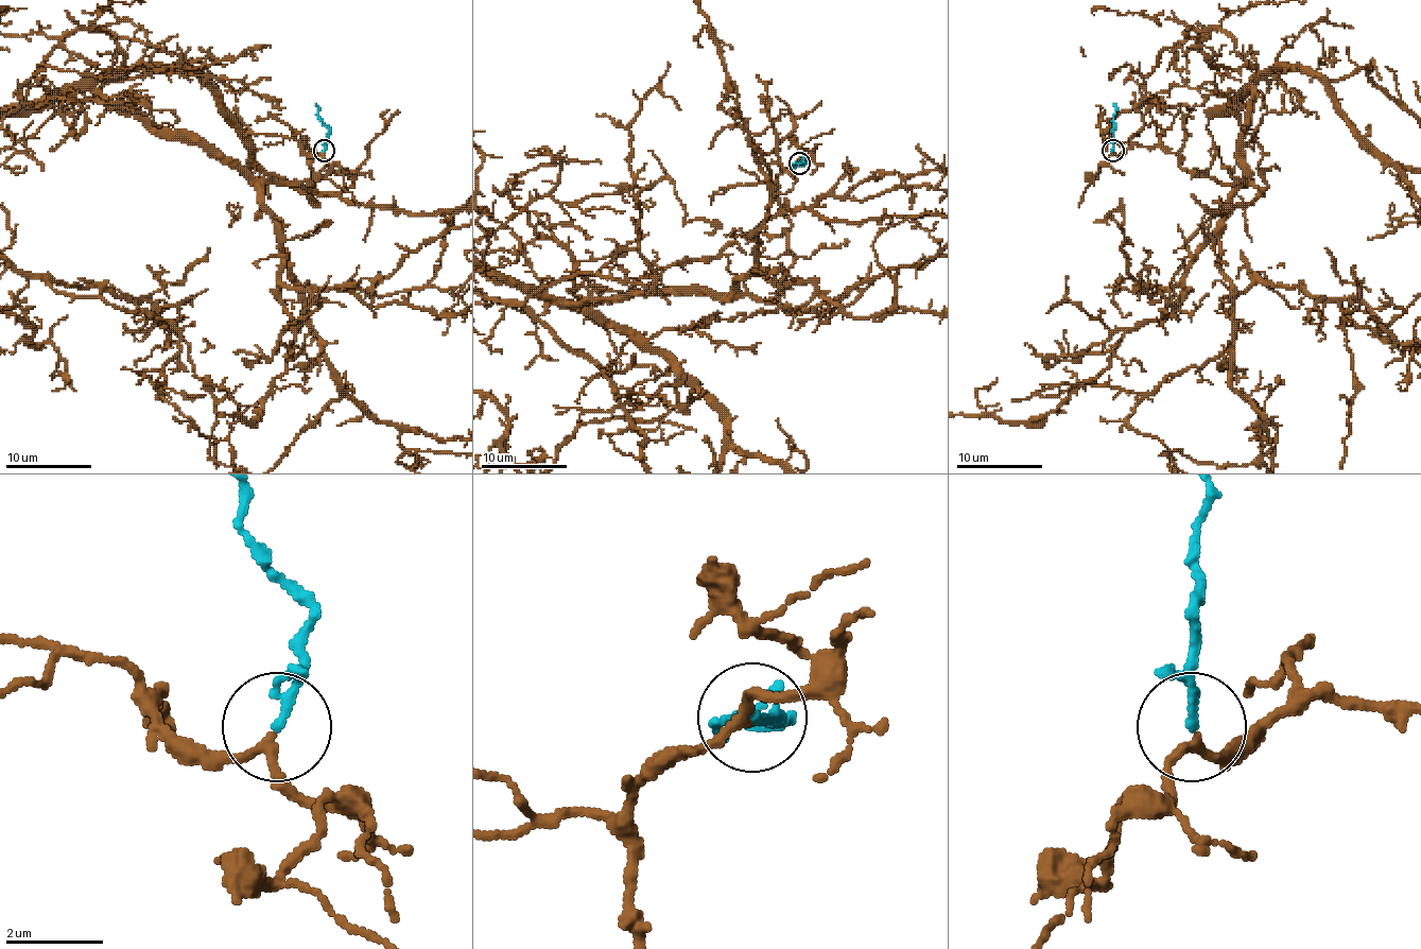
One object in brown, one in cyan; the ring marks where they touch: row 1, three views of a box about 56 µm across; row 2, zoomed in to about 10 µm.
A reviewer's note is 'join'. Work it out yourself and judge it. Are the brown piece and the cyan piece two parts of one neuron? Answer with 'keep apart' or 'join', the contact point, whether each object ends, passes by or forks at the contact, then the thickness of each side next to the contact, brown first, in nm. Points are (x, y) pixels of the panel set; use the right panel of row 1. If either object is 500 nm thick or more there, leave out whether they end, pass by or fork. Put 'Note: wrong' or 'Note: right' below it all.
join | (1112, 151) | brown passes by | cyan ends | 160/190 nm
Note: right

